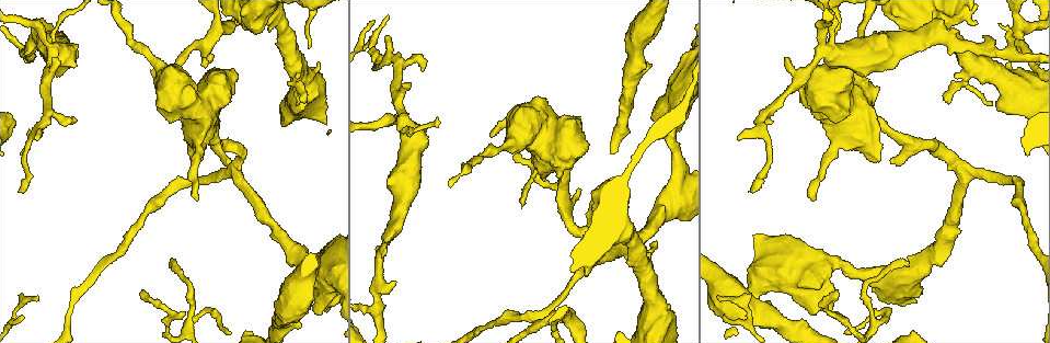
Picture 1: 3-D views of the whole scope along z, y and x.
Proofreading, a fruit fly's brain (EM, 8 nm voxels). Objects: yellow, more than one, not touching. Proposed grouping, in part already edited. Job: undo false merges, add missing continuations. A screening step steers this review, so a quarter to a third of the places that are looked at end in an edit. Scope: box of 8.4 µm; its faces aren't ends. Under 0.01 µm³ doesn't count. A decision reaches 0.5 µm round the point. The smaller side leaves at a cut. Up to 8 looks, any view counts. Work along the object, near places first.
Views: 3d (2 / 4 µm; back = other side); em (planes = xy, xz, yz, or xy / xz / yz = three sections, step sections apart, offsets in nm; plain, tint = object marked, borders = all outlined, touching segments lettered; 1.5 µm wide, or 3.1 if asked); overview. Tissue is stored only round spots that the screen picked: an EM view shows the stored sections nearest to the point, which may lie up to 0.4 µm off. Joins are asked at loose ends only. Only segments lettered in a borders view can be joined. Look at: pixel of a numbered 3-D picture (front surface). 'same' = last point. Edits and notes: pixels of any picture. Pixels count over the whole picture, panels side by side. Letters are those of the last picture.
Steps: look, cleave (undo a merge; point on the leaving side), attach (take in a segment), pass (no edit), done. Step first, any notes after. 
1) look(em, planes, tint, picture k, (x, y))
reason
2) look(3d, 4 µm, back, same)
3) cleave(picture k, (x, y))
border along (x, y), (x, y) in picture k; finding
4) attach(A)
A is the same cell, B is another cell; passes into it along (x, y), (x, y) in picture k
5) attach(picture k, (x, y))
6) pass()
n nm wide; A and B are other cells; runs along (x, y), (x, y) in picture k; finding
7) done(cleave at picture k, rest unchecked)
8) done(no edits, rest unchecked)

look(3d, 4 µm, picture 1, (825, 50))
thick turns thin

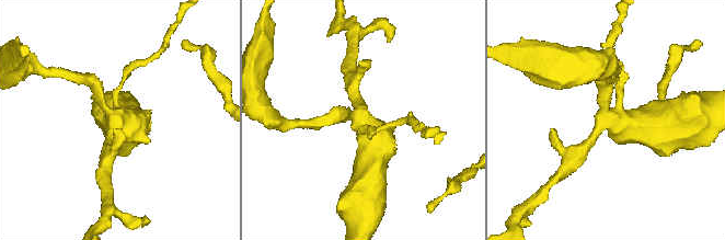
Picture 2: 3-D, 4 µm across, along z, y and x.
look(em, planes, borders, picture 2, (115, 118))
4 arms; need the tissue

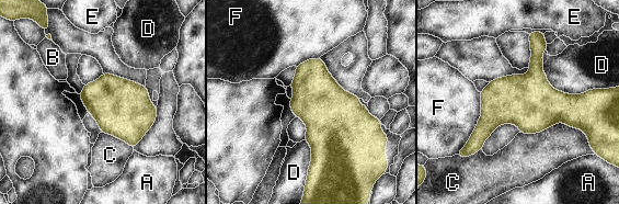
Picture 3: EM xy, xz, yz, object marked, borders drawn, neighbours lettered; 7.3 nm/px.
pass()
A, B, C, D, E and F are other cells; one neuron here

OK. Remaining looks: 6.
look(3d, 2 µm, picture 1, (579, 189))
an open end

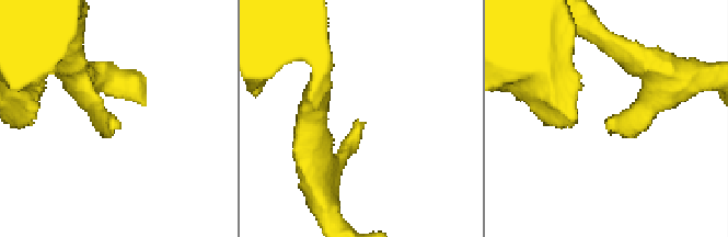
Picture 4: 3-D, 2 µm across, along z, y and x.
look(em, xz, step 8, borders, picture 4, (605, 122))
now the EM

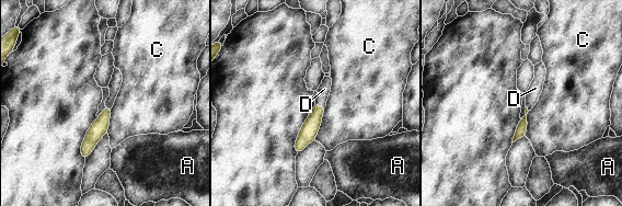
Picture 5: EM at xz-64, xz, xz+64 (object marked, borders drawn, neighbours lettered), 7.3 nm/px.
attach(D)
D is the same cell, A and C are other cells; passes into it along (309, 130), (320, 106), (324, 89) in picture 5; it goes on there

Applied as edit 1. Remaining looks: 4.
look(3d, 2 µm, picture 1, (907, 264))
an open end

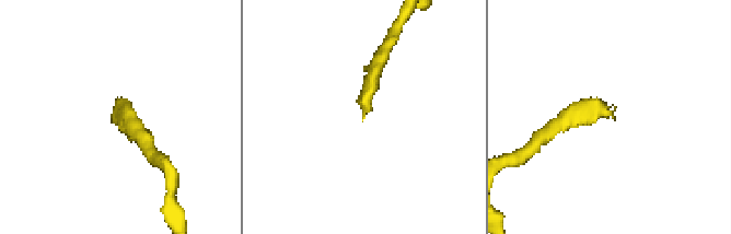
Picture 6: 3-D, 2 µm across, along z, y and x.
look(em, planes, borders, picture 6, (613, 118))
need the tissue

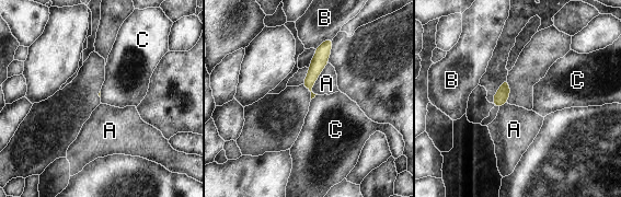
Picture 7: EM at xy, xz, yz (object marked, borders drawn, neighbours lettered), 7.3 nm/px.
attach(C)
A touches over 260 nm; C is the same cell, A and B are other cells; the neuron continues

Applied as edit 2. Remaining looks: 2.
done(attach at picture 5, attach at picture 7, rest unchecked)

